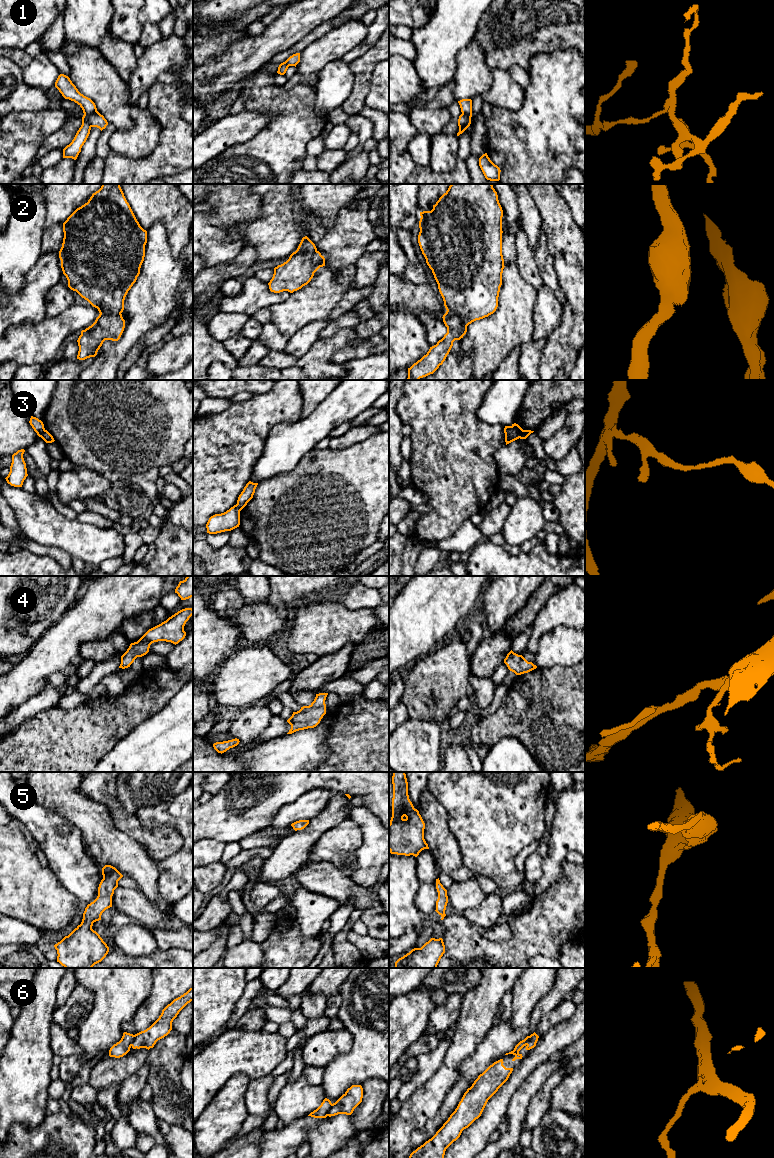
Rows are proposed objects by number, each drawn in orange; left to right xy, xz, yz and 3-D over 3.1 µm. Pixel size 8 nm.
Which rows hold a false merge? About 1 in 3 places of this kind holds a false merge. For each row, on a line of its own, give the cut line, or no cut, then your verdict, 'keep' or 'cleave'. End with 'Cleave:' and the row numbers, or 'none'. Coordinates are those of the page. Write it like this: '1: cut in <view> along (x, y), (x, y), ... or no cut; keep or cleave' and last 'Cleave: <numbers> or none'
1: cut in yz along (462, 112), (466, 116), (466, 123), (459, 130); cleave
2: no cut; keep
3: cut in yz along (511, 426), (519, 437); cleave
4: no cut; keep
5: no cut; keep
6: cut in xz along (332, 1104), (326, 1115); cleave
Cleave: 1, 3, 6

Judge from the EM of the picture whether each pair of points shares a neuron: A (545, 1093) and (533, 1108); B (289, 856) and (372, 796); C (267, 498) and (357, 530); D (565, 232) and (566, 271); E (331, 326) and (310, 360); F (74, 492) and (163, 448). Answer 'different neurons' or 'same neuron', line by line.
A: same neuron
B: different neurons
C: same neuron
D: different neurons
E: different neurons
F: different neurons

